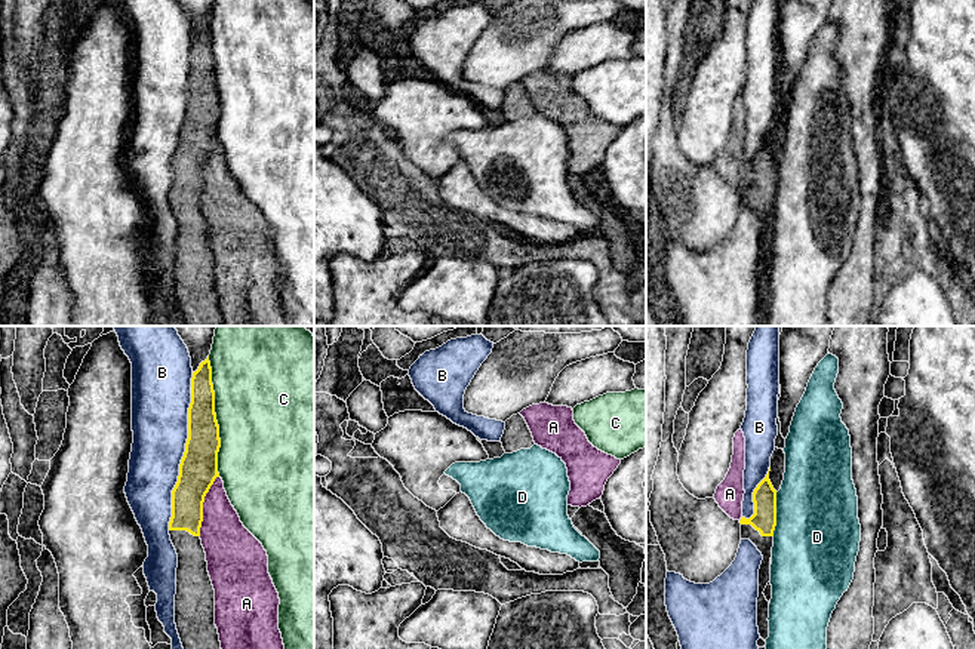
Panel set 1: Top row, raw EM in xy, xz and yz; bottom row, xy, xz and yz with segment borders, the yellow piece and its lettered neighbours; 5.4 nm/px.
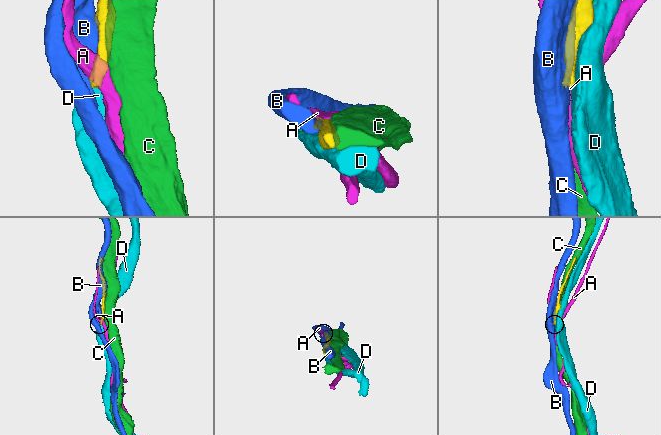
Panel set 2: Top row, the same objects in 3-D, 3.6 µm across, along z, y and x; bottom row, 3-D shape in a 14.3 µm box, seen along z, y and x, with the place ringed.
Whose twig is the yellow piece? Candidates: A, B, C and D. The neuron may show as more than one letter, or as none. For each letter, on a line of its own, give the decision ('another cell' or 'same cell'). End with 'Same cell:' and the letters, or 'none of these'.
A: another cell
B: another cell
C: another cell
D: another cell
Same cell: none of these

